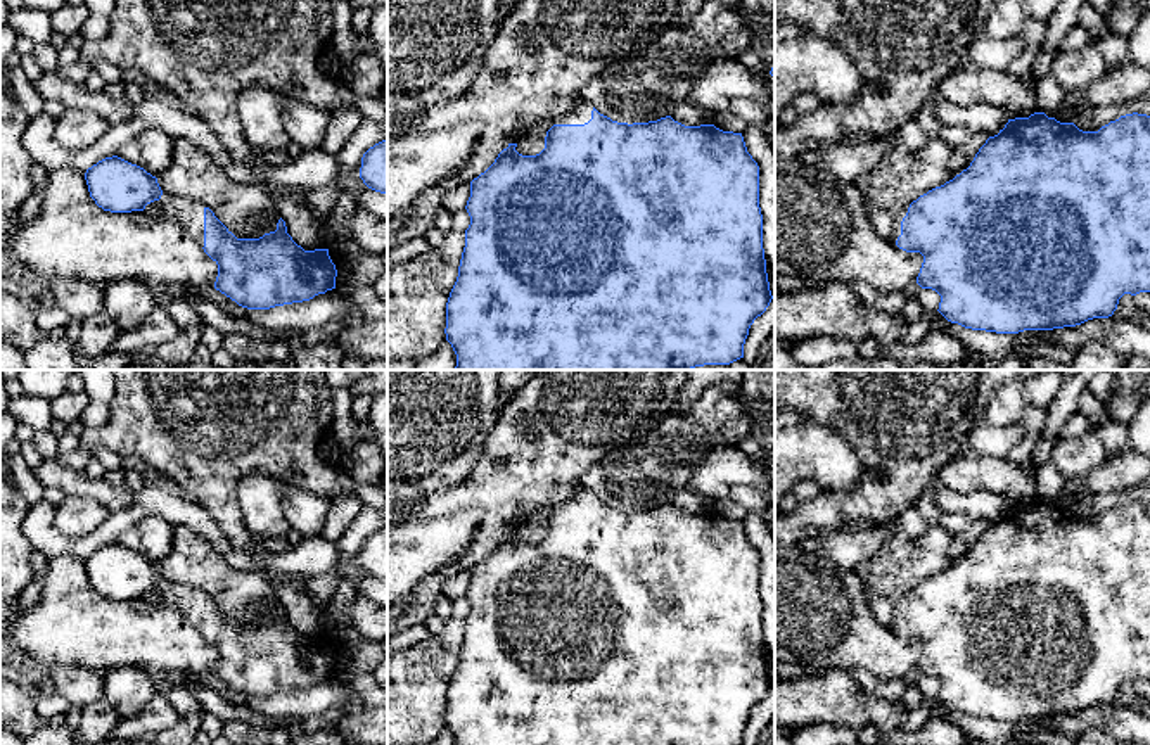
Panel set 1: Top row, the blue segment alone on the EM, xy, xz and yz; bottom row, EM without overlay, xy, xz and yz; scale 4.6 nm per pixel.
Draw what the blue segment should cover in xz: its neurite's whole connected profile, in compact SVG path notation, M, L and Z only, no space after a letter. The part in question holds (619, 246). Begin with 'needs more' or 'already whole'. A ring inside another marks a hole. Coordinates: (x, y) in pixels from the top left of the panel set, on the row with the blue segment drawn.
needs more | M579 102L565 116L559 118L546 131L545 149L536 156L522 156L515 150L517 143L508 143L495 162L470 181L470 197L467 201L467 213L470 225L465 230L465 247L462 252L458 277L446 302L446 341L457 354L455 370L692 370L704 365L730 365L744 358L744 344L749 328L757 316L770 306L773 296L770 290L766 259L763 249L763 214L759 207L759 166L747 152L742 133L723 131L714 124L685 126L671 116L648 123L617 123L600 114L593 104Z

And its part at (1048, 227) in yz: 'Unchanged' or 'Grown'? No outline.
Grown

